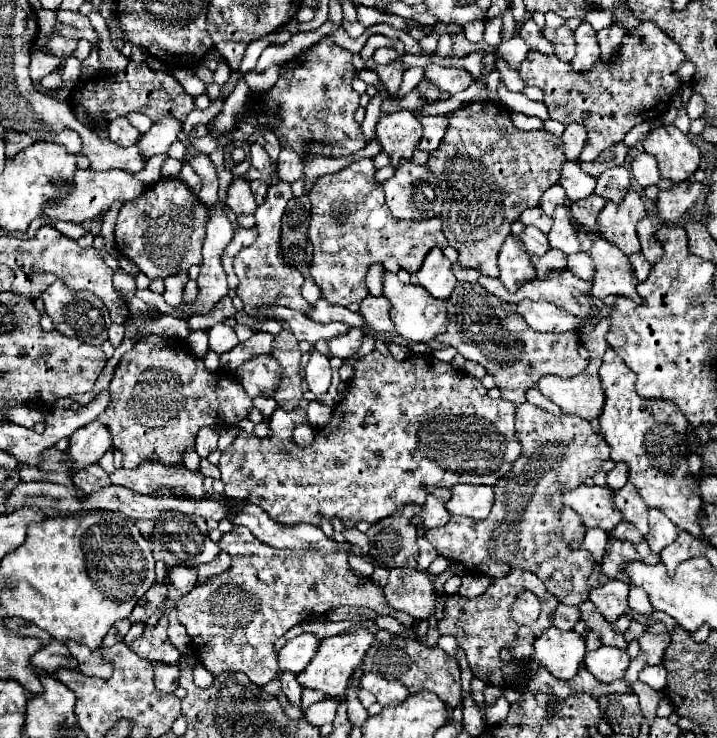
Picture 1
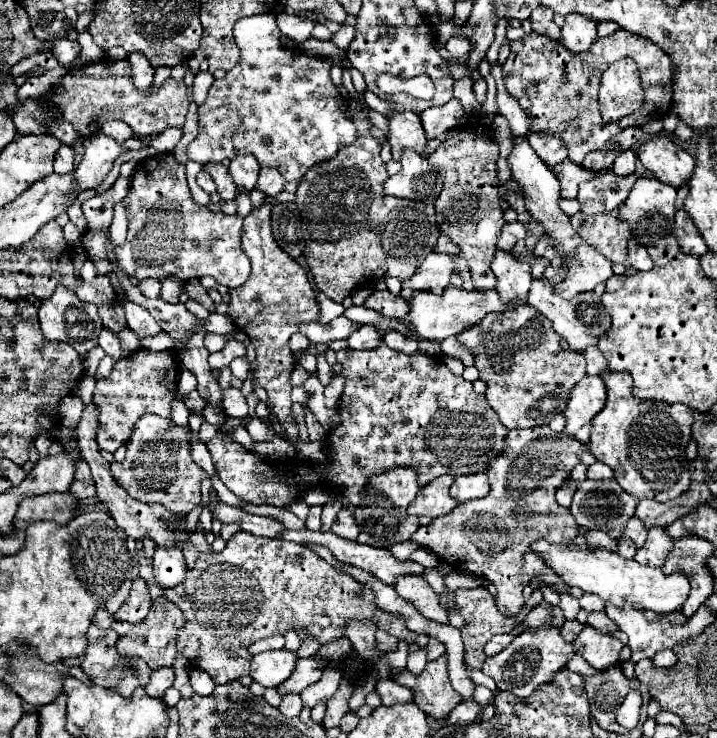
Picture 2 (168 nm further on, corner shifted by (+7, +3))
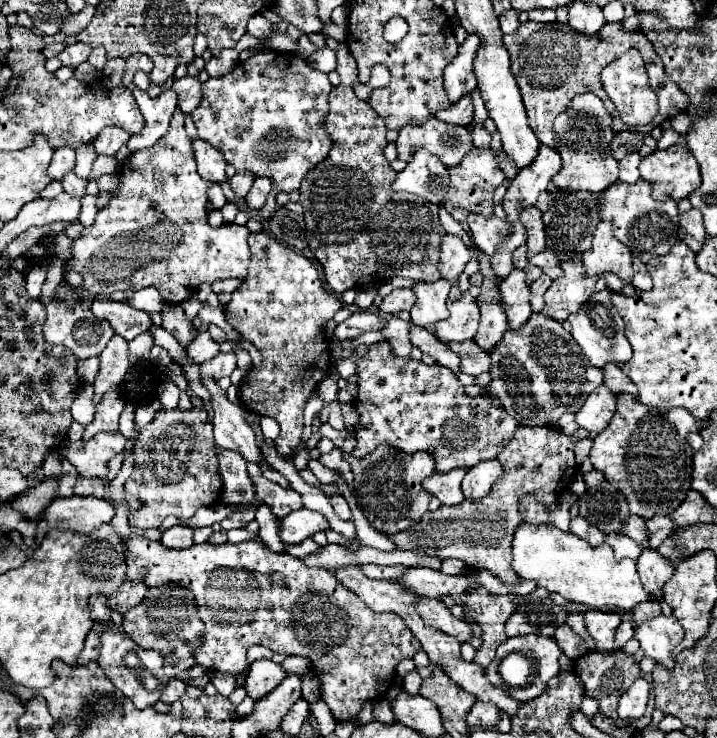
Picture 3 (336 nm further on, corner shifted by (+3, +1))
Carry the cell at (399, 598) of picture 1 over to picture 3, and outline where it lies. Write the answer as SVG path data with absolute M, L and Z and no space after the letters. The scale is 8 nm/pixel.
M420 598L416 608L418 608L420 618L428 626L432 626L432 628L456 638L460 644L470 642L472 628L464 620L452 616L452 612L444 606L444 602L440 598Z

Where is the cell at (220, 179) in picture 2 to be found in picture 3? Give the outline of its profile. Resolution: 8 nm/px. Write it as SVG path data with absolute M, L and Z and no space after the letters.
M192 138L192 150L194 150L194 160L198 164L198 174L204 180L218 182L218 184L226 180L226 174L224 174L226 162L210 142L202 138Z

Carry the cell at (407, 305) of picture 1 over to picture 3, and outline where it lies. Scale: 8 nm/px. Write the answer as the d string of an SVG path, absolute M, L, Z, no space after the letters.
M452 288L448 296L450 316L436 324L436 336L444 342L462 342L472 340L478 328L478 304L470 292Z

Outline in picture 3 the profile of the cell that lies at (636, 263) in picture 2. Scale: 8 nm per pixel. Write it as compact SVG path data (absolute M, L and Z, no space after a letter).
M634 258L634 278L632 278L632 286L636 290L650 290L652 288L650 274L648 274L646 266L642 264L642 260L638 260L638 258Z

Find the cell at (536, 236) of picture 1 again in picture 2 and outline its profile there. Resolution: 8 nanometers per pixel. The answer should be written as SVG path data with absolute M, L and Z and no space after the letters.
M520 222L504 224L502 236L500 236L500 240L498 240L498 248L510 252L510 250L516 246L516 242L520 242L520 240L524 240L524 238L526 238L526 228L524 228Z

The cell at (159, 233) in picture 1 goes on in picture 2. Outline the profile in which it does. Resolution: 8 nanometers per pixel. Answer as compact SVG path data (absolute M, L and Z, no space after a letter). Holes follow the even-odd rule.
M158 154L140 162L136 174L130 180L128 196L122 200L128 214L128 238L122 246L114 246L109 234L100 234L87 230L82 238L87 258L93 262L98 275L114 272L113 264L108 260L109 246L118 258L120 268L130 276L156 278L176 276L188 280L192 276L212 276L218 284L236 288L246 282L250 274L250 260L242 254L242 216L212 214L206 206L200 206L192 200L190 188L186 184L186 170L176 162L174 154ZM152 170L170 170L170 172L152 172Z

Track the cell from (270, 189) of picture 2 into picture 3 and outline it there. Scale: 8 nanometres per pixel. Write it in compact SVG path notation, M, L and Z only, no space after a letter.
M256 178L254 184L252 184L252 188L250 188L250 192L246 194L246 210L248 210L248 212L260 210L262 204L266 202L266 196L268 196L270 188L272 188L270 180L266 180L266 178Z

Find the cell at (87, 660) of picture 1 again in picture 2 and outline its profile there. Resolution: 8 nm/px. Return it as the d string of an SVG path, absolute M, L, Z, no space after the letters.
M91 625L87 632L87 639L88 646L84 662L82 662L82 670L90 678L92 684L104 686L104 688L116 688L122 696L130 696L136 686L146 686L148 684L148 678L150 678L152 670L140 658L128 660L128 658L122 658L116 652L114 646L116 646L118 634L113 629L102 629L96 625Z

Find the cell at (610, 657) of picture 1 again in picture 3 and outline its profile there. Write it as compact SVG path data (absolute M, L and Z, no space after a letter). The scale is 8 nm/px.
M588 610L584 614L586 628L596 642L598 652L614 652L614 632L622 622L620 612L594 612Z

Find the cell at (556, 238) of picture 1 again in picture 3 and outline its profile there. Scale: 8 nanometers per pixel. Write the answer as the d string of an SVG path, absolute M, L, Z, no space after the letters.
M542 250L540 254L532 256L532 258L530 258L530 264L542 268L542 272L544 272L546 276L550 276L552 280L556 280L556 278L562 276L562 268L560 268L560 264L558 264L558 260L556 260L556 254L550 252L550 250Z

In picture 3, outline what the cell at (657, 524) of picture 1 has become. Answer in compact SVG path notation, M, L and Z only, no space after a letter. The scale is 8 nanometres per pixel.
M642 550L640 558L636 560L638 564L638 574L642 580L642 586L656 598L662 598L662 588L668 582L668 578L674 574L674 566L668 564L668 560L664 556L658 556L656 550Z

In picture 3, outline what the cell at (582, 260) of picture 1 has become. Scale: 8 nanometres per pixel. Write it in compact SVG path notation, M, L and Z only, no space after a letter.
M540 276L532 286L530 286L530 302L532 302L532 310L540 312L544 308L544 292L548 290L548 286L552 284L552 280L548 276Z

